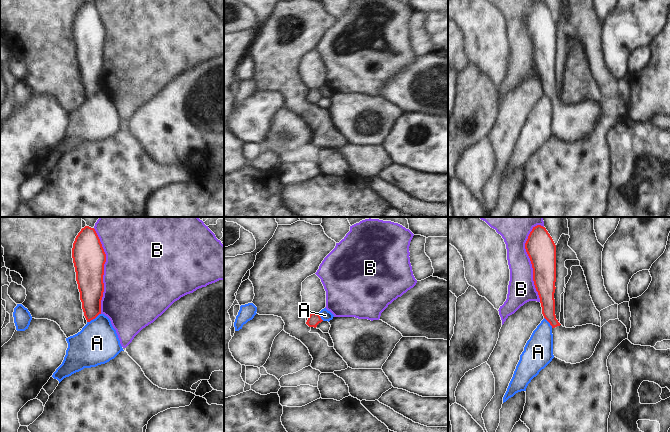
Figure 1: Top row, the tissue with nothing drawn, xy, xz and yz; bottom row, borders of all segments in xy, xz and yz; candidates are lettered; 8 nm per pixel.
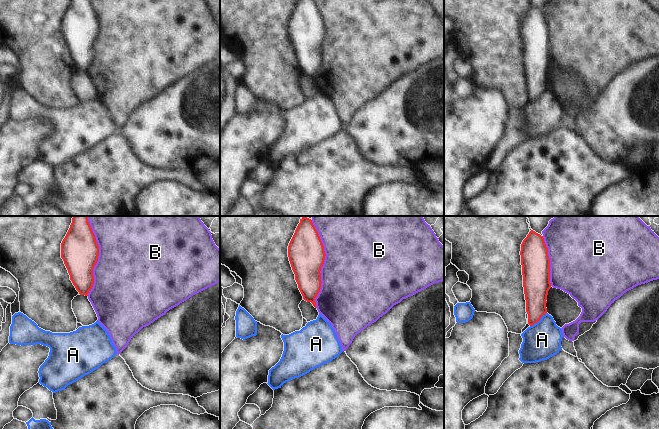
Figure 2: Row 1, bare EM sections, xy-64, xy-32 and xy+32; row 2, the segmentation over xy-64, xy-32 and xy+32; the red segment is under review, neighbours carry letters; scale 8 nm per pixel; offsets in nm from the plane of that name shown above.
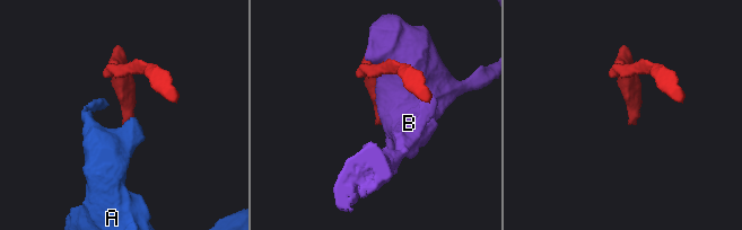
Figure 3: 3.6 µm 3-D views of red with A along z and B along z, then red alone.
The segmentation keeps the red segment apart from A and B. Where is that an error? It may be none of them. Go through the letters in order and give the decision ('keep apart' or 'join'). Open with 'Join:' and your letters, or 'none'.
Join: none
A: keep apart
B: keep apart

